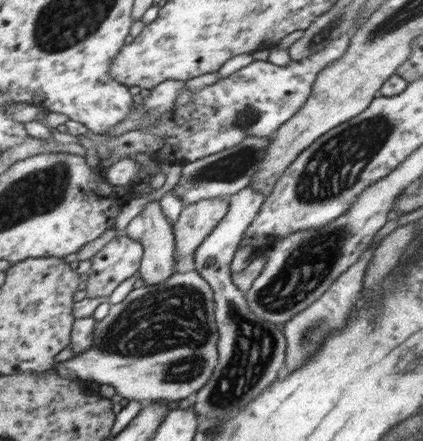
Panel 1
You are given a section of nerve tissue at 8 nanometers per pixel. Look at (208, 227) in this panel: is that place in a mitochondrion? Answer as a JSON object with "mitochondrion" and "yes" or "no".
{"mitochondrion":"no"}

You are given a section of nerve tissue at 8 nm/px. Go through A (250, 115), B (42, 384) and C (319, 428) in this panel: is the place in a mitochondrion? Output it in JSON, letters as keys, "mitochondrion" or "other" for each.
{"A":"mitochondrion","B":"other","C":"other"}

